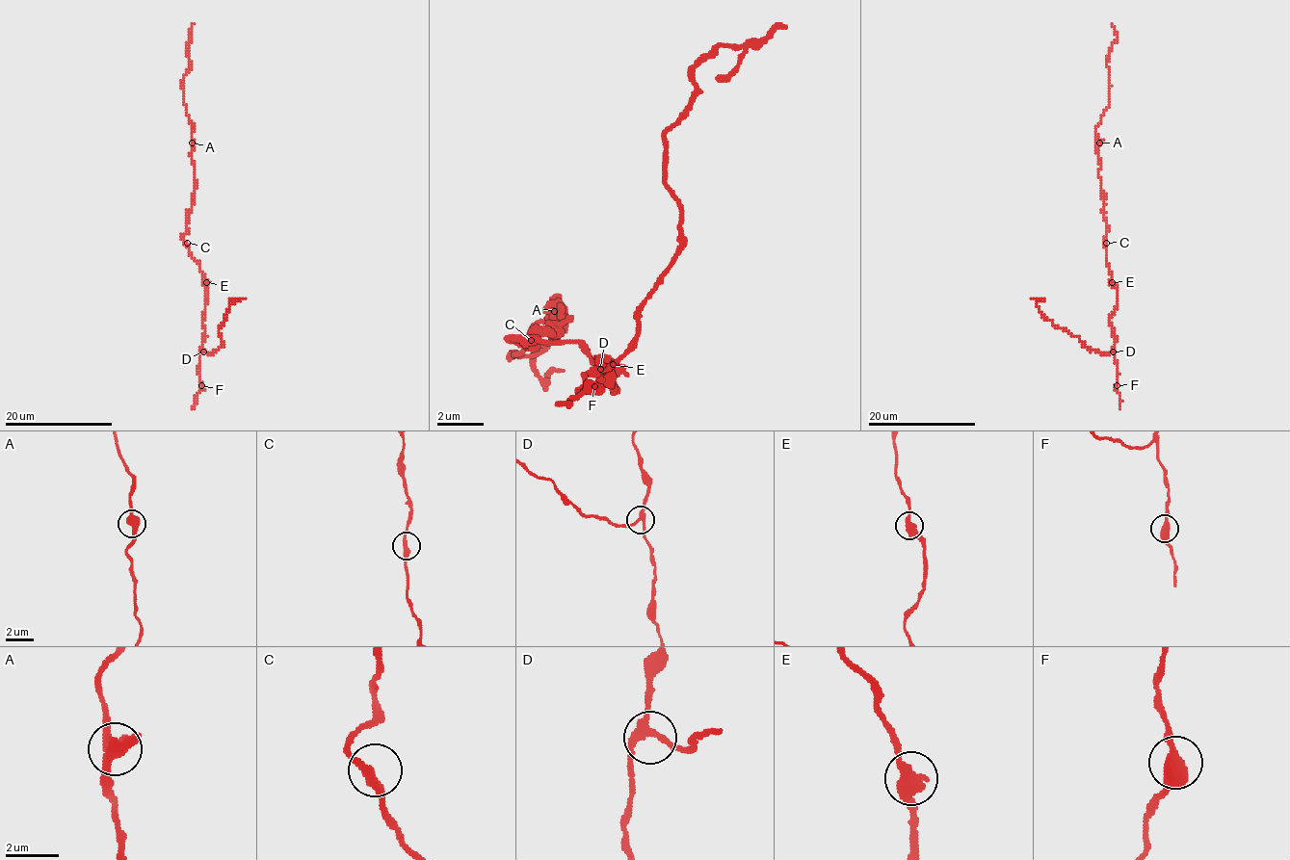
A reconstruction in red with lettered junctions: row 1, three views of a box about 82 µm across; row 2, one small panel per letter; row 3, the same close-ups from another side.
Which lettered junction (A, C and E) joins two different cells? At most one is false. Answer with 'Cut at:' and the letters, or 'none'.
Cut at: E

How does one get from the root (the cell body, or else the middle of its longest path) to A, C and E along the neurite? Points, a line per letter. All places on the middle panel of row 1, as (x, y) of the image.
A: (519, 340), (508, 340), (531, 346), (560, 334), (571, 317), (560, 305), (560, 317), (554, 311)
C: (519, 340), (531, 340)
E: (519, 340), (571, 340), (594, 363), (612, 363)

